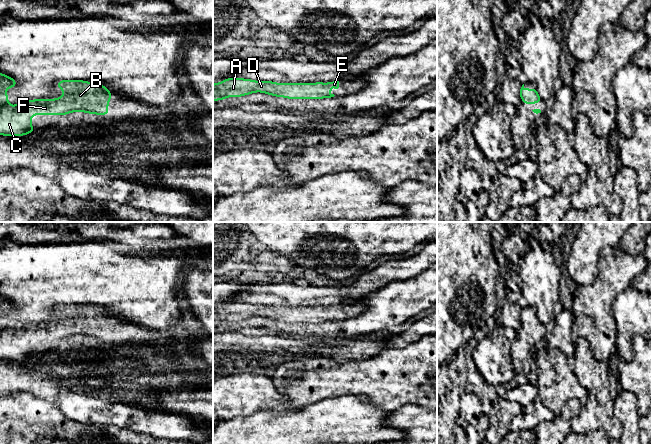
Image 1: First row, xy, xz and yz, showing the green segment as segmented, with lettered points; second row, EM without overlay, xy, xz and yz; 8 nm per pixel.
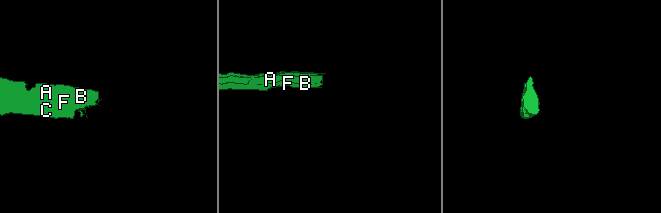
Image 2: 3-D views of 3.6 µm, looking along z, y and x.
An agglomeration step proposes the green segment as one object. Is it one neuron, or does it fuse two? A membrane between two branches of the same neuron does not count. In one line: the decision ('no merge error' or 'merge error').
no merge error

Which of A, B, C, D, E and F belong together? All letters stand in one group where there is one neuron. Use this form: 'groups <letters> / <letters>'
groups A B C D E F

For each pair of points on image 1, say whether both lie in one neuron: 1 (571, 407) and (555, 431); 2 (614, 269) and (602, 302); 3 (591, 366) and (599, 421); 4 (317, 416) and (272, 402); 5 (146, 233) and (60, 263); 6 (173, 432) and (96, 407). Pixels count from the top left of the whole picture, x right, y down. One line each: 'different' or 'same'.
1: same
2: same
3: same
4: different
5: different
6: same

